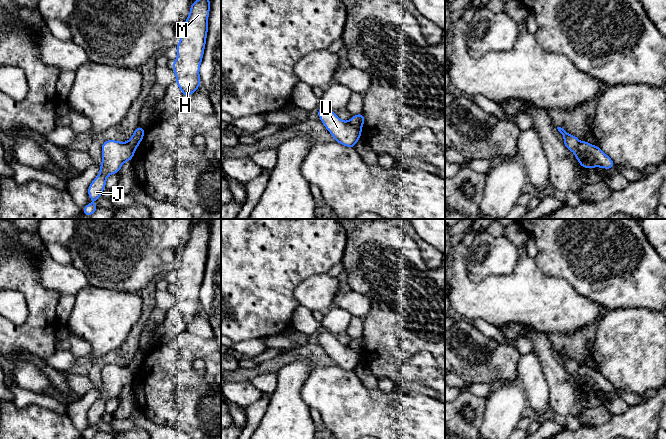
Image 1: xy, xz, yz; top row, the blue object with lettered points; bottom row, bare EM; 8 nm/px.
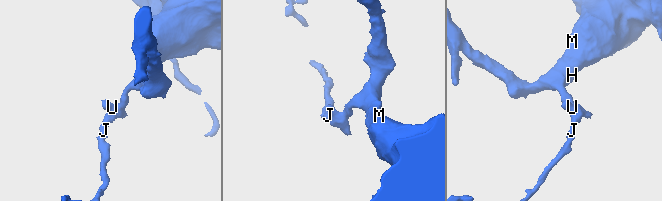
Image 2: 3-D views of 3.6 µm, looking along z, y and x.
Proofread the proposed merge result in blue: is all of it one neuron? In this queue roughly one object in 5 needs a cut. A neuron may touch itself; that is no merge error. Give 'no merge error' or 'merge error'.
merge error

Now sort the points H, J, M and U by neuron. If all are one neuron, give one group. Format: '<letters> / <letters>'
H M / J U

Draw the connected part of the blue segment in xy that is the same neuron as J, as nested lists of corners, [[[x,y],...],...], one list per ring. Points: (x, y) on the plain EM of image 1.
[[[105,364],[101,371],[102,387],[100,388],[99,399],[88,411],[89,423],[98,424],[106,412],[106,402],[113,397],[119,398],[121,390],[134,381],[135,373],[127,366],[116,364]]]

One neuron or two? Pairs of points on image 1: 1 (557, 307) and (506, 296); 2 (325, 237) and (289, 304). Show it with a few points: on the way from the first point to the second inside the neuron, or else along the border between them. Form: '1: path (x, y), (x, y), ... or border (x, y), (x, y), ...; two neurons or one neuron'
1: path (544, 303), (531, 298), (519, 298); one neuron
2: path (308, 253), (287, 274), (287, 287); one neuron

